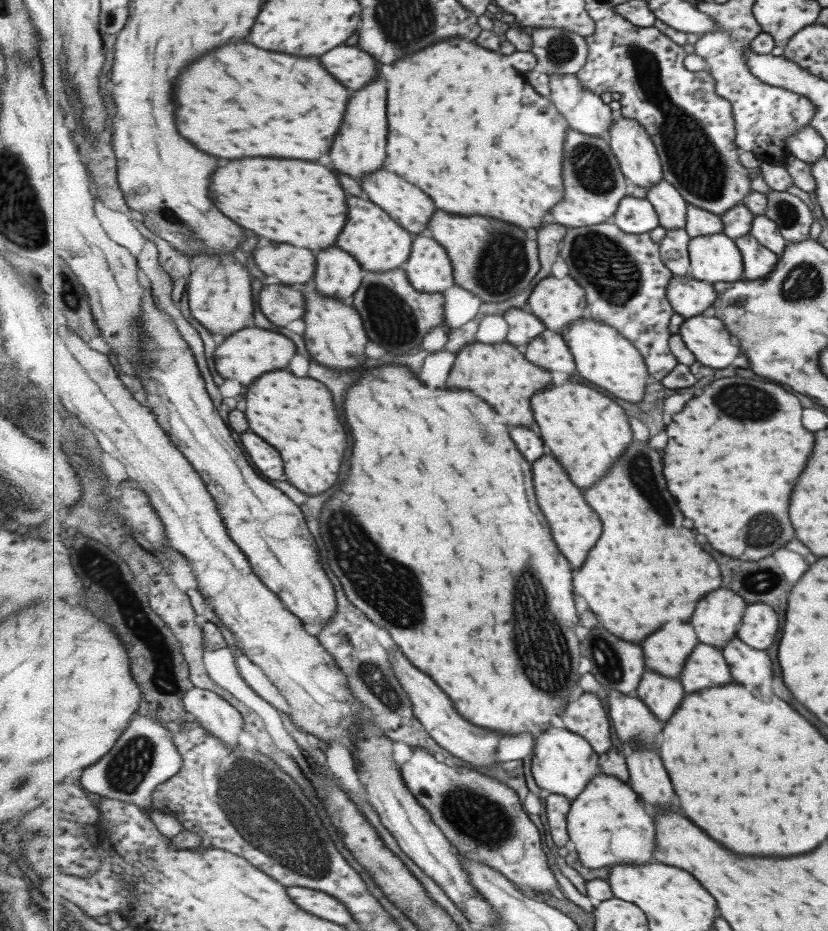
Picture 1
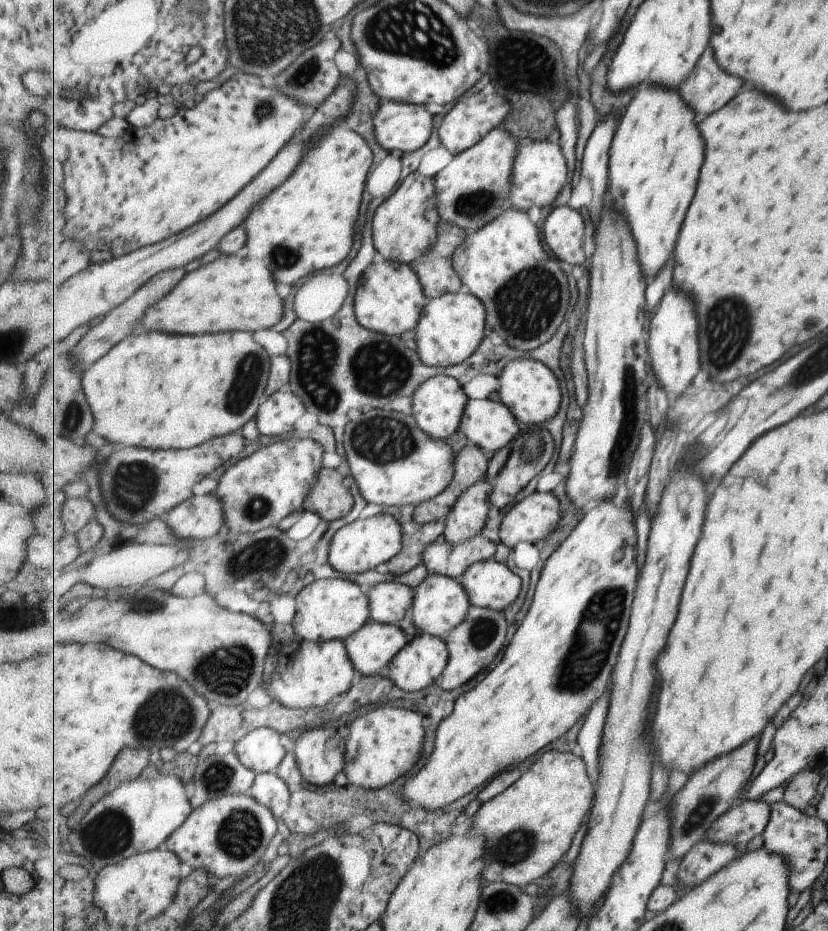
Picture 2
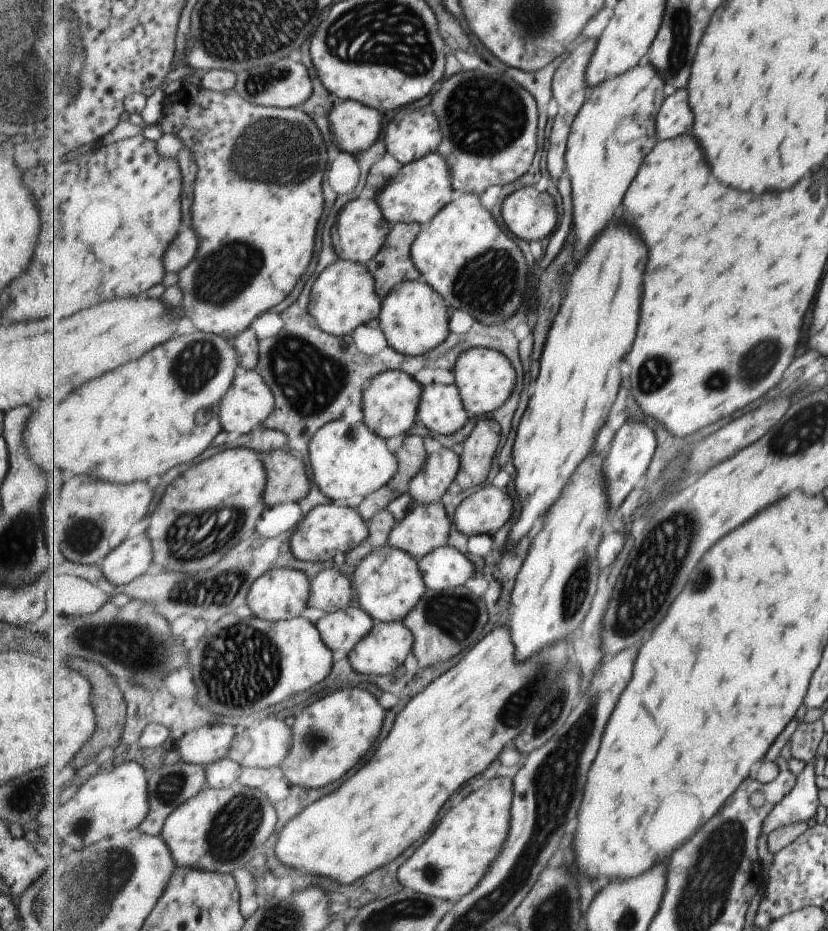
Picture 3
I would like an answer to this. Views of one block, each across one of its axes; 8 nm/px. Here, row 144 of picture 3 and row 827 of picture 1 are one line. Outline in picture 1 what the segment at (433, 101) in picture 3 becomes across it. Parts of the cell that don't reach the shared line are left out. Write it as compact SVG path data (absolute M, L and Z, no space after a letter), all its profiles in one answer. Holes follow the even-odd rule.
M421 746L413 747L410 759L400 769L410 791L430 811L462 857L493 867L527 894L549 893L559 888L541 848L539 828L527 816L517 790L501 779L493 780L469 768L449 768Z

